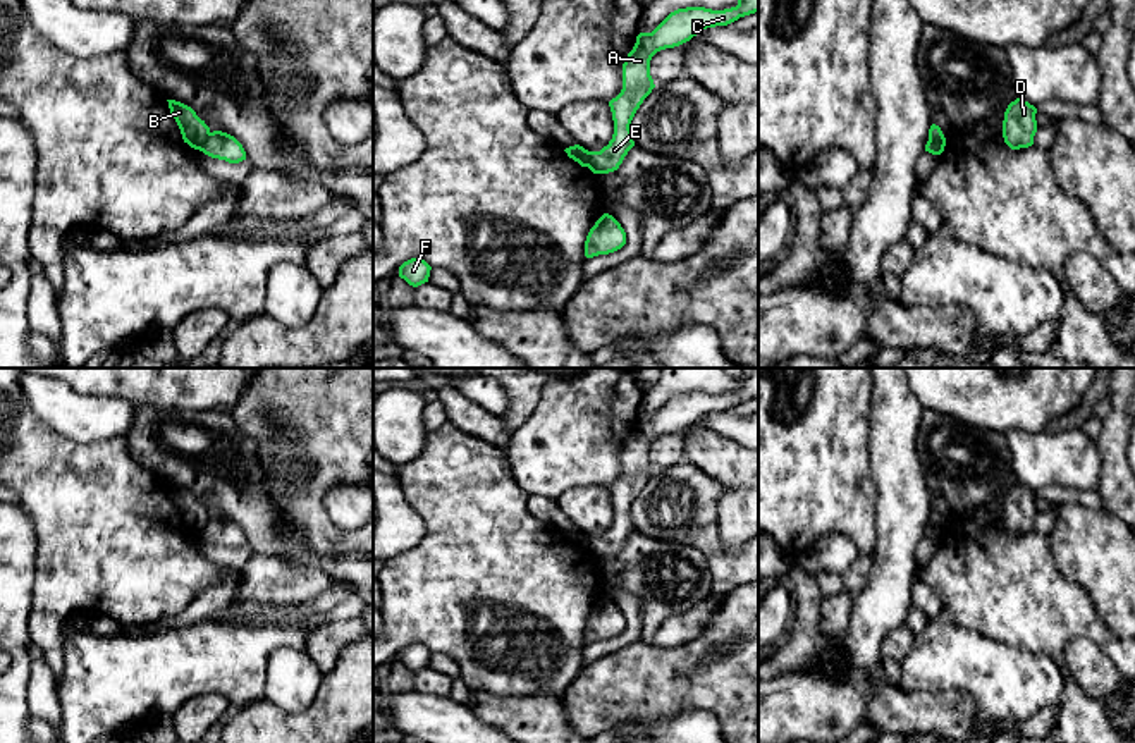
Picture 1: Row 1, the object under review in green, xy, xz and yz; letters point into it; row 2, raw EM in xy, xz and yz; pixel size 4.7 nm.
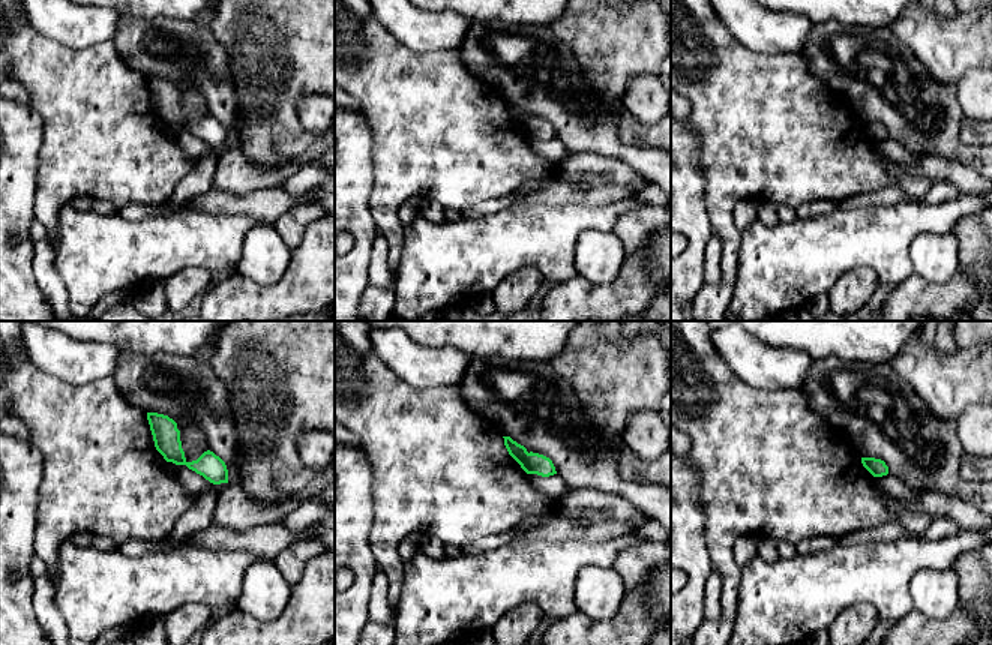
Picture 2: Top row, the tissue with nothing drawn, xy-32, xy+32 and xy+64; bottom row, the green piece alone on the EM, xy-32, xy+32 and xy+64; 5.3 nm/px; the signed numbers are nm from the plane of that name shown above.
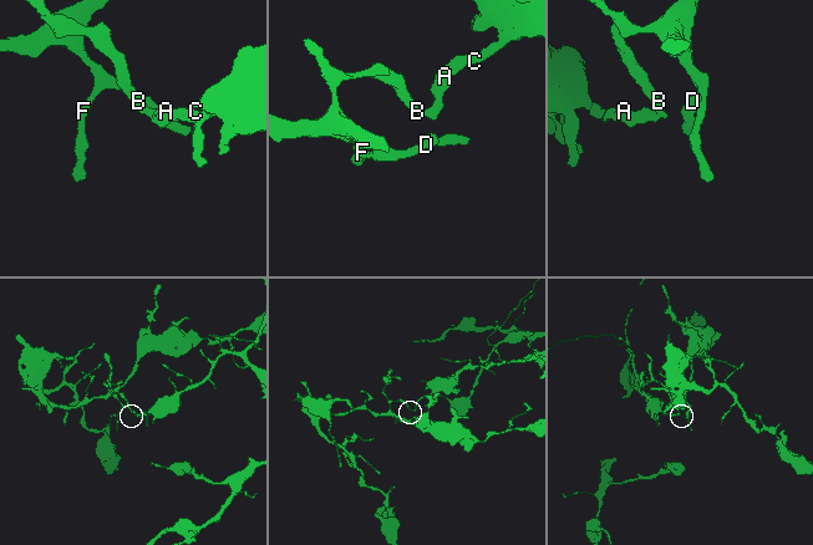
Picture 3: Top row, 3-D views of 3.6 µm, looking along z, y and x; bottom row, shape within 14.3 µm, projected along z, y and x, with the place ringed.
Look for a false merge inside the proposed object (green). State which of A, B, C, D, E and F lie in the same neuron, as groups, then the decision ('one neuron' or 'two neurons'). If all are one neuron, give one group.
A C E / B D F | two neurons

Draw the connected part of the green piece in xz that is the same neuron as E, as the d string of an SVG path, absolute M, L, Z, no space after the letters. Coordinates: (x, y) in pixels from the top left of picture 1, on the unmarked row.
M750 368L738 380L736 392L724 396L705 392L678 394L652 418L640 418L623 449L623 475L609 487L614 506L612 525L600 537L590 537L588 554L593 559L614 557L635 531L629 511L643 485L655 473L650 461L650 445L657 437L679 432L707 413L727 411L755 397L758 397L758 368Z

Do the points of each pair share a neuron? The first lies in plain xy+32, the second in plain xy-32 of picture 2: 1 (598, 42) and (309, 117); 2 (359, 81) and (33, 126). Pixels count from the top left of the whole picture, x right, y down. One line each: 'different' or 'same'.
1: different
2: different

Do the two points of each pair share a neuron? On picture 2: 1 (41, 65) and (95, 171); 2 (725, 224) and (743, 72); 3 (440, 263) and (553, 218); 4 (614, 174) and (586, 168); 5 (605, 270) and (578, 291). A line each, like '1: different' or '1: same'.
1: same
2: same
3: same
4: same
5: different

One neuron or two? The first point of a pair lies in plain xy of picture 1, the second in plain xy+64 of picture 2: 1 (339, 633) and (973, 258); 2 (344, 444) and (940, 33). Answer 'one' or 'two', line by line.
1: one
2: one

